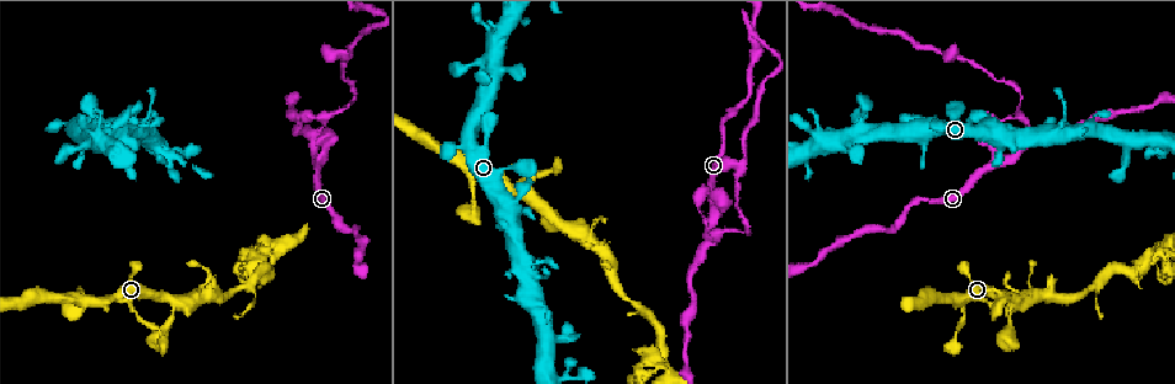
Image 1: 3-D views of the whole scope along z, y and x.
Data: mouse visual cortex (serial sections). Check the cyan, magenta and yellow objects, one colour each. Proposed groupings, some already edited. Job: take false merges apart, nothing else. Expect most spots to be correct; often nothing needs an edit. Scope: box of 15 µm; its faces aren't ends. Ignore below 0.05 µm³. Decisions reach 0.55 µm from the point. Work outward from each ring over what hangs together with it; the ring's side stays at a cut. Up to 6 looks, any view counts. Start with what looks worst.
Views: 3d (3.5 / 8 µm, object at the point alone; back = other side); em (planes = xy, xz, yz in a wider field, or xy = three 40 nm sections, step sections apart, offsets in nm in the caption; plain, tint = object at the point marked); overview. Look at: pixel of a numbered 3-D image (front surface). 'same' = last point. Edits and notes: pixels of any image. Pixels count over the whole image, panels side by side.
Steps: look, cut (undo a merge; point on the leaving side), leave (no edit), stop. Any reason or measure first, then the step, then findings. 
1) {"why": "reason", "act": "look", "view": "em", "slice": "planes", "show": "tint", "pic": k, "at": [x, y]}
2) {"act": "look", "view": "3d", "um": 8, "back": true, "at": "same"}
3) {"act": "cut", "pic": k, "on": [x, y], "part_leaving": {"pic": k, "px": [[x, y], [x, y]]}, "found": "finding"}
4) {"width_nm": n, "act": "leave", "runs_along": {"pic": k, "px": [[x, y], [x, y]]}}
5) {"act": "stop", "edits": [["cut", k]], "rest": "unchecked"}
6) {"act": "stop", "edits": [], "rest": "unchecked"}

{"why": "a narrow waist", "act": "look", "view": "3d", "um": 8, "back": true, "pic": 1, "at": [709, 243]}

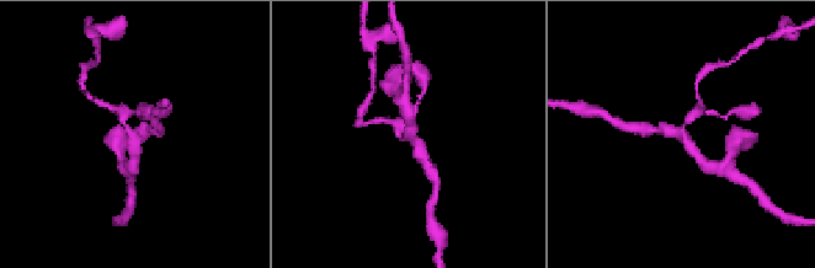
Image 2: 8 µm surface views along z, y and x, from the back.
{"act": "look", "view": "3d", "um": 3.5, "pic": 2, "at": [684, 136]}

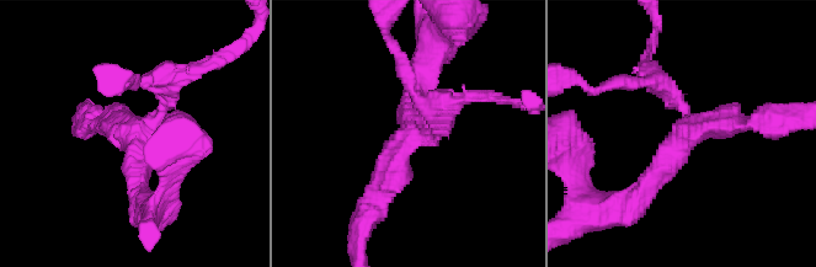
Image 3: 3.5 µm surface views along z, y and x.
{"act": "leave", "runs_along": {"pic": 3, "px": [[629, 206], [689, 119], [654, 78]]}, "found": "continuous, no second cell"}

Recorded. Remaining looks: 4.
{"why": "sharp bend", "act": "look", "view": "3d", "um": 3.5, "pic": 1, "at": [750, 233]}

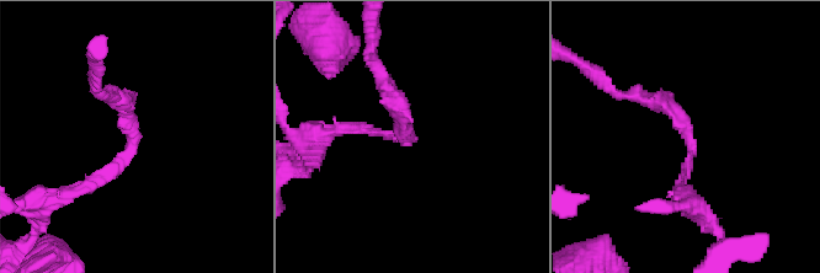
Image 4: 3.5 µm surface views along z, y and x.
{"arm_widths_nm": [150, 200], "why": "need the tissue", "act": "look", "view": "em", "slice": "xy", "step": 5, "show": "tint", "pic": 4, "at": [130, 153]}

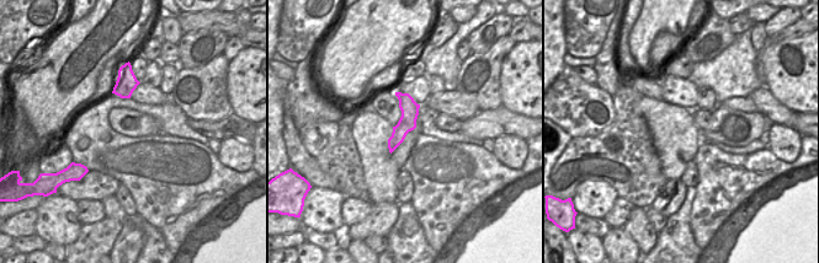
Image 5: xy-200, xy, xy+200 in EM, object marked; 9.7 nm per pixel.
{"act": "leave", "runs_along": {"pic": 4, "px": [[64, 194], [128, 156], [117, 100]]}, "found": "continuous, no second cell"}

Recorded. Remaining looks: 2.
{"act": "look", "view": "3d", "um": 3.5, "pic": 1, "at": [567, 368]}

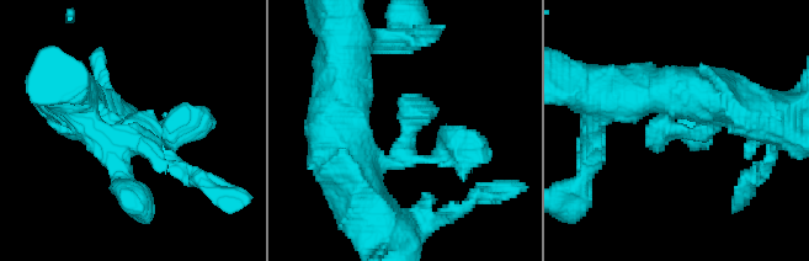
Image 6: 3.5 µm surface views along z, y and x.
{"arm_widths_nm": [350, 400], "act": "look", "view": "em", "slice": "planes", "show": "tint", "pic": 6, "at": [686, 132]}

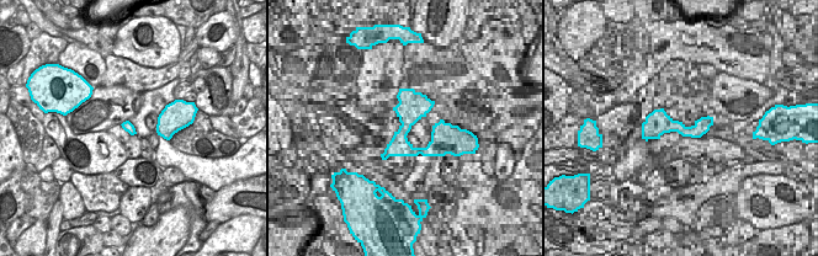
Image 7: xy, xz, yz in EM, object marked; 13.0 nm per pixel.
{"act": "leave", "runs_along": {"pic": 6, "px": [[357, 165], [402, 155], [421, 105]]}, "found": "continuous, no second cell"}

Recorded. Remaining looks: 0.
{"act": "stop", "edits": [], "rest": "unchecked"}

